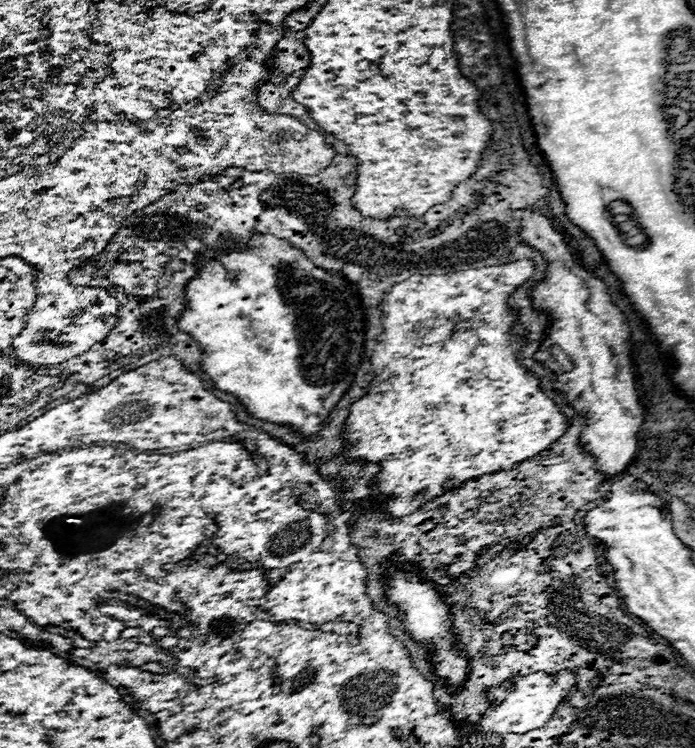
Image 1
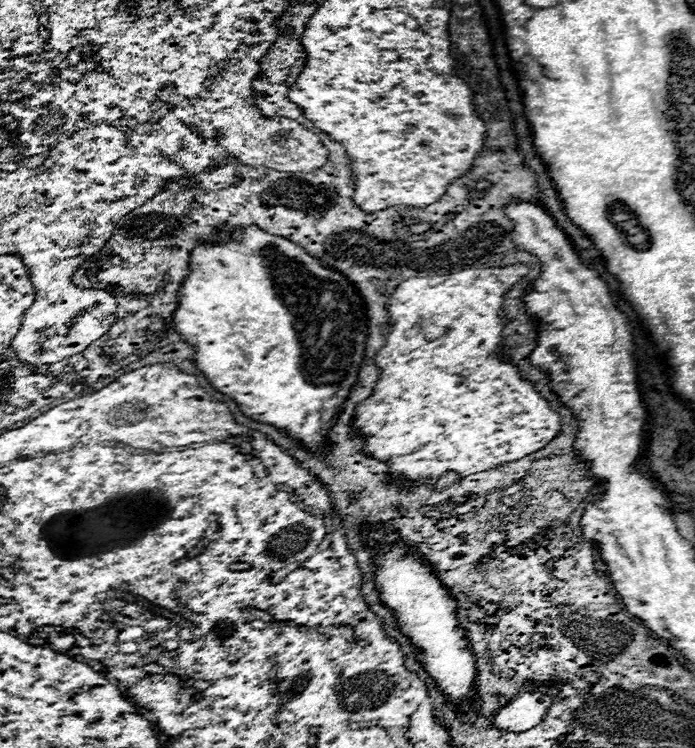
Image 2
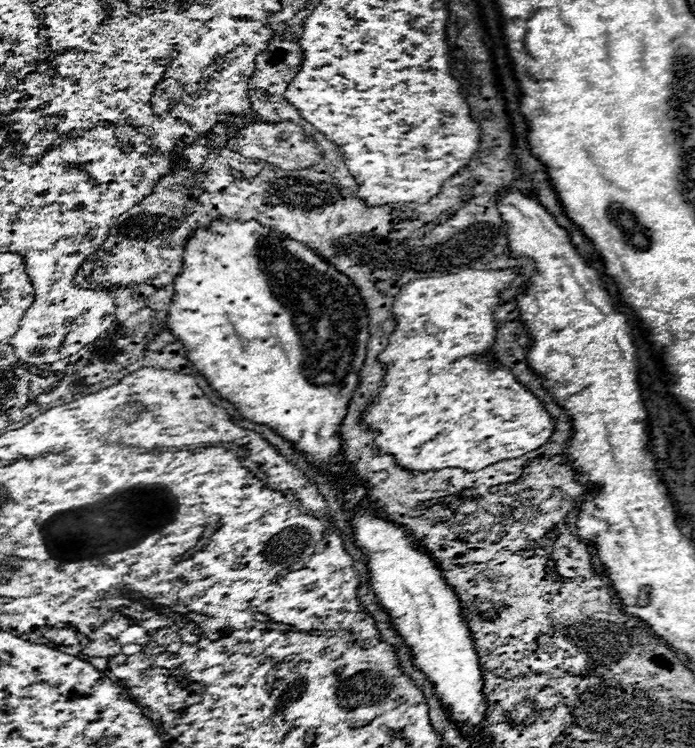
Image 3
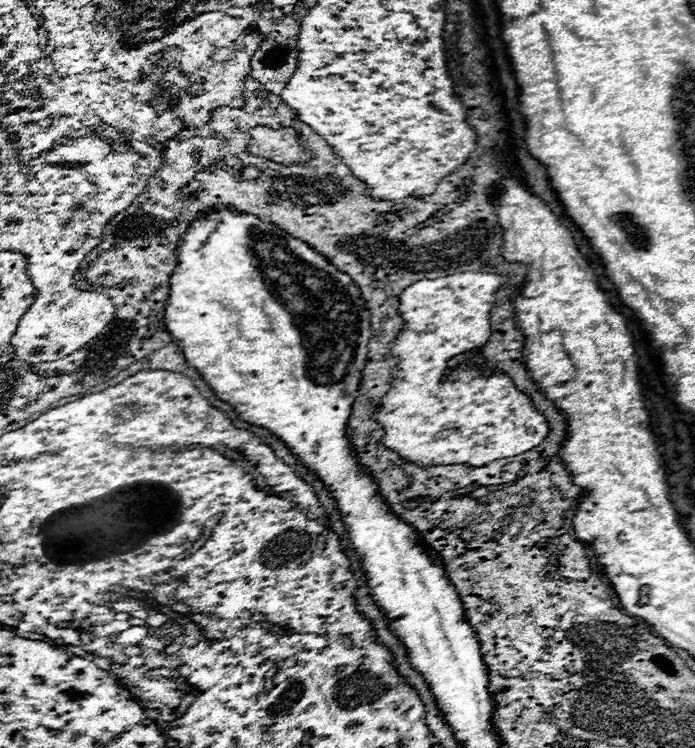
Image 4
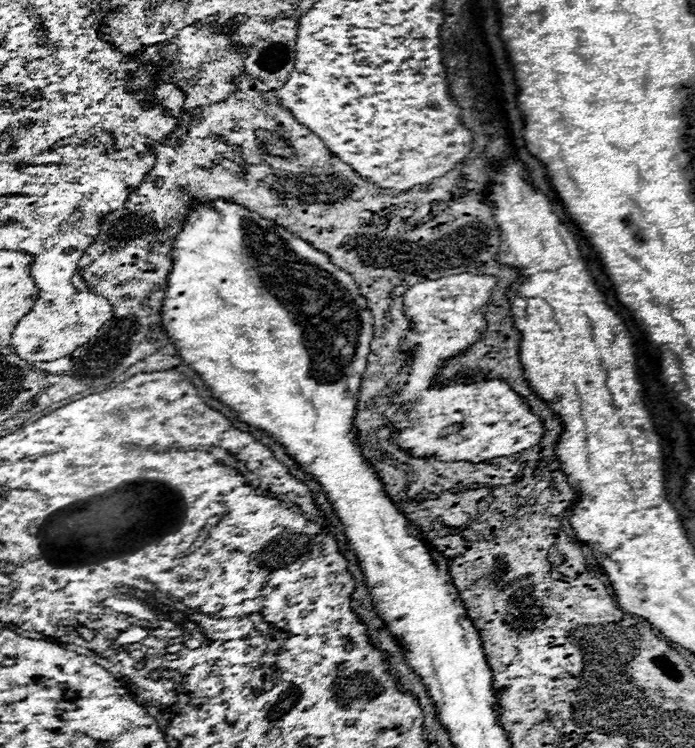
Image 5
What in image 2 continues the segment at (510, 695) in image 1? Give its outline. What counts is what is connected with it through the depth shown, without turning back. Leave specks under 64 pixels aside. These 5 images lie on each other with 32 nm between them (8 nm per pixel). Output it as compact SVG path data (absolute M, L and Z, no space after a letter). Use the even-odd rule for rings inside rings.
M540 686L536 694L522 694L518 700L514 700L508 708L500 710L500 714L496 716L496 726L502 726L506 730L514 730L514 732L524 732L534 728L536 724L542 722L548 706L552 700L544 700L540 702L540 694L546 692L548 686Z

